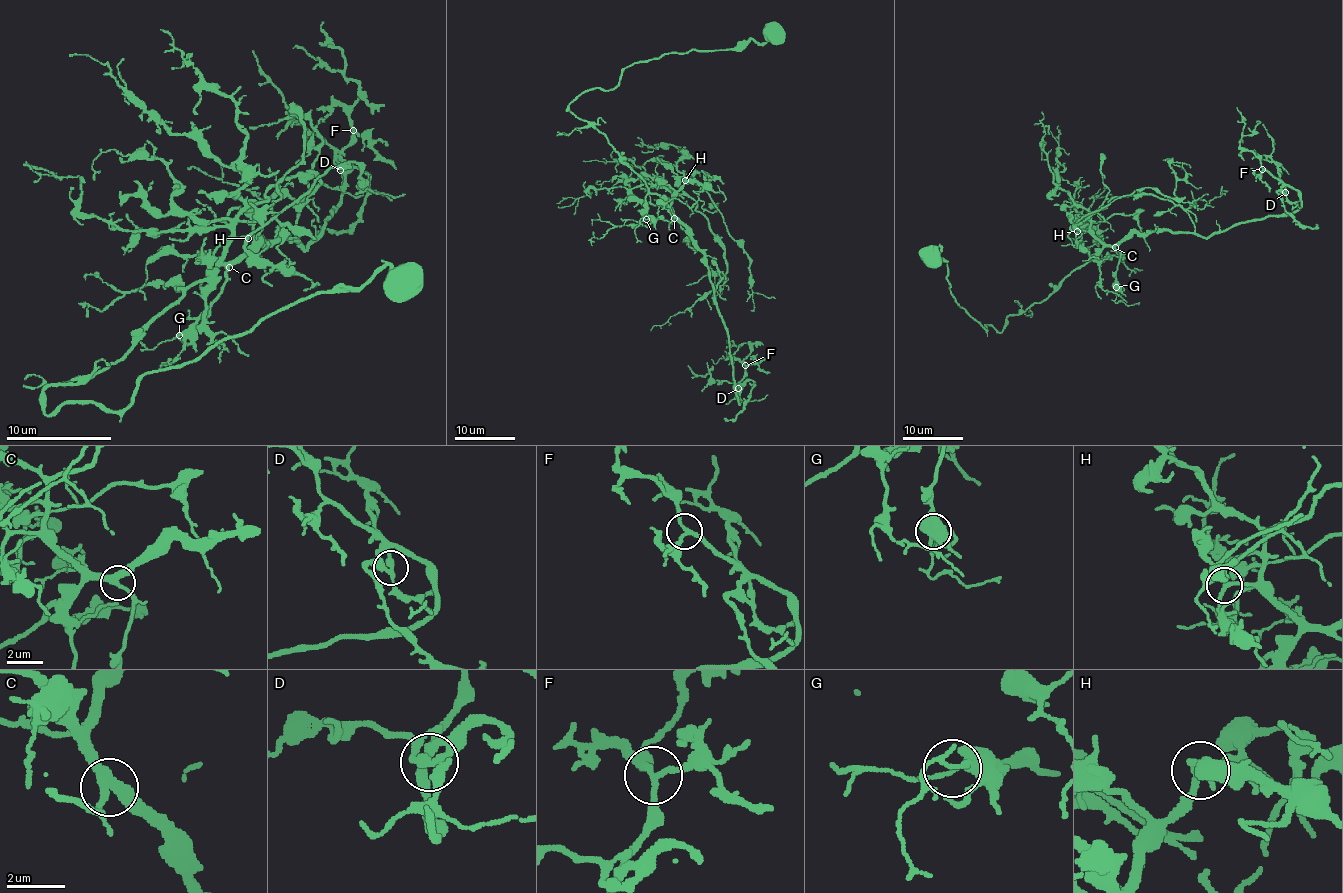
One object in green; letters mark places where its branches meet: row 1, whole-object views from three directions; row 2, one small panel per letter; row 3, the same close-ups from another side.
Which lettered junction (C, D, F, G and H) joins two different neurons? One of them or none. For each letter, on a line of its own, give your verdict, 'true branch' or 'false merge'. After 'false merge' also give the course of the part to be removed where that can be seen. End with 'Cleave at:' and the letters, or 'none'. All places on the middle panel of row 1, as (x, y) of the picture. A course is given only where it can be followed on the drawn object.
C: true branch
D: true branch
F: true branch
G: true branch
H: true branch
Cleave at: none

